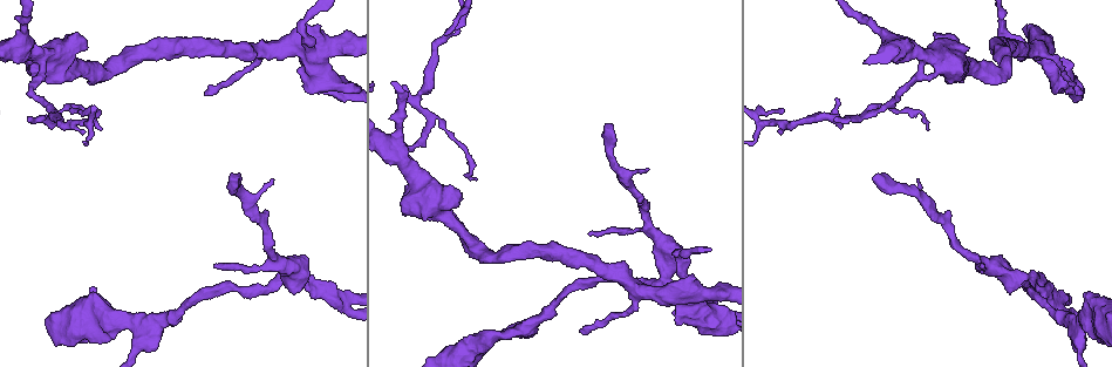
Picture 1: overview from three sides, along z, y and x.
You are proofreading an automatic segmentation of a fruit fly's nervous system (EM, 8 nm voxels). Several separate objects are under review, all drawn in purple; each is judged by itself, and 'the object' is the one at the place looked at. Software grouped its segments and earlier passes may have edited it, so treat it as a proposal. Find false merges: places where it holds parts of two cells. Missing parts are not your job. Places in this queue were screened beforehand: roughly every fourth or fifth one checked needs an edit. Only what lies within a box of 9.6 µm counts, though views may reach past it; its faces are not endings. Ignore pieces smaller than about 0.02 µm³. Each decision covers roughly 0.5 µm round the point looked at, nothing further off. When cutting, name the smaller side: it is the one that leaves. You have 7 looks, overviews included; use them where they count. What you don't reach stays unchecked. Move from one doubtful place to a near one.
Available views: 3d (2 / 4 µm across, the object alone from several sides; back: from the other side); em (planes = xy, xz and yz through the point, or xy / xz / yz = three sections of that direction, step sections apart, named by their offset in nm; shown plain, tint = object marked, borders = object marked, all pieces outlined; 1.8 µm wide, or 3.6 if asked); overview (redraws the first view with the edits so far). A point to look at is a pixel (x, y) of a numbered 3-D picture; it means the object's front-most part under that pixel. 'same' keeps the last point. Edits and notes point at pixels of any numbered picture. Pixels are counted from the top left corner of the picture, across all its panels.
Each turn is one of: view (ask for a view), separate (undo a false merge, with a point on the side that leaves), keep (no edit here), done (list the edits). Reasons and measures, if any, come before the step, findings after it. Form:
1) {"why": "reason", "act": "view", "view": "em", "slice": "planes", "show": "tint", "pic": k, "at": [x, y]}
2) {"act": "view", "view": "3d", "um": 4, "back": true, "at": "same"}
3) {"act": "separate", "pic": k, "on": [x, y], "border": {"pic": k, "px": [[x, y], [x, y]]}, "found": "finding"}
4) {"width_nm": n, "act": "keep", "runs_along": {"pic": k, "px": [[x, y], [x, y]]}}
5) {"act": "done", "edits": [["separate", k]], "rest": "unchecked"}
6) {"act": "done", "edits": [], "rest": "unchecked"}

{"act": "view", "view": "3d", "um": 4, "pic": 1, "at": [675, 295]}

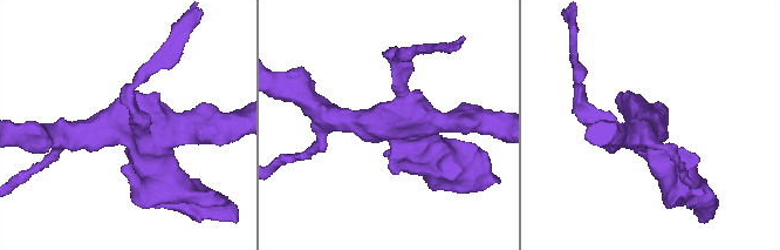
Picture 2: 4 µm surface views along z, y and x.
{"arms": 4, "why": "need the tissue", "act": "view", "view": "em", "um": 3.6, "slice": "xy", "step": 8, "show": "tint", "pic": 2, "at": [394, 121]}

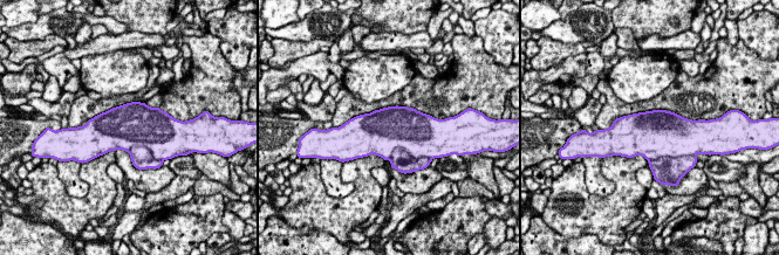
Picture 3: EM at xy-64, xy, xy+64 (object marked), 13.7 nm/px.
{"width_nm": 700, "act": "separate", "pic": 3, "on": [667, 170], "border": {"pic": 3, "px": [[680, 156], [660, 156], [648, 160]]}, "found": "a second cell is stuck on"}

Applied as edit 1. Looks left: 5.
{"act": "view", "view": "overview"}

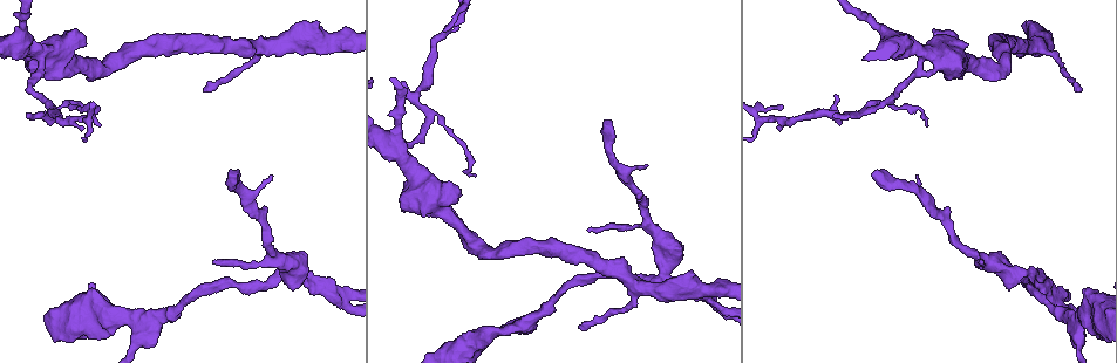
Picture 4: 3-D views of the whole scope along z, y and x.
{"why": "arms part here", "act": "view", "view": "3d", "um": 4, "pic": 4, "at": [18, 46]}

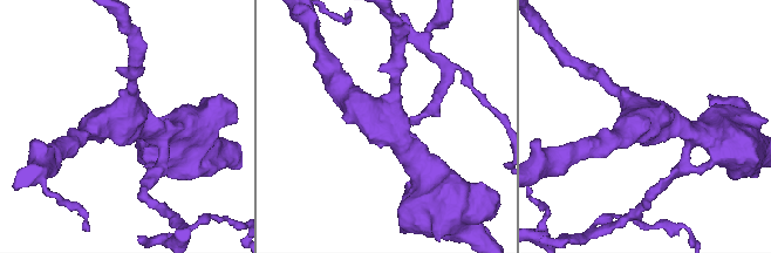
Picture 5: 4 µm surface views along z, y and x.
{"act": "view", "view": "em", "um": 3.6, "slice": "yz", "step": 16, "show": "tint", "pic": 5, "at": [126, 120]}

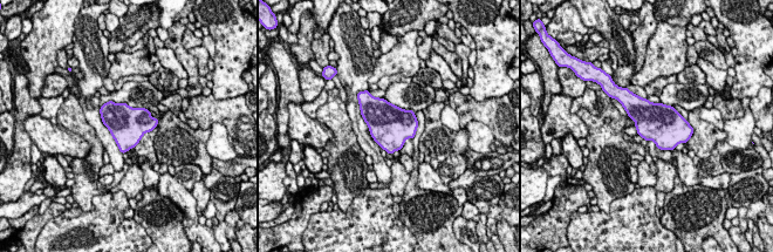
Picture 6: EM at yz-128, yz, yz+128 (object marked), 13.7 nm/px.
{"act": "view", "view": "em", "um": 3.6, "slice": "planes", "show": "borders", "at": "same"}

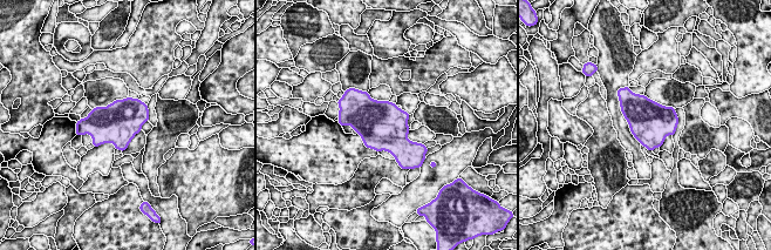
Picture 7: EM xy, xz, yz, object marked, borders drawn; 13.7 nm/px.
{"act": "keep", "found": "one cell here"}

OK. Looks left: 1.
{"act": "done", "edits": [["separate", 3]], "rest": "unchecked"}

